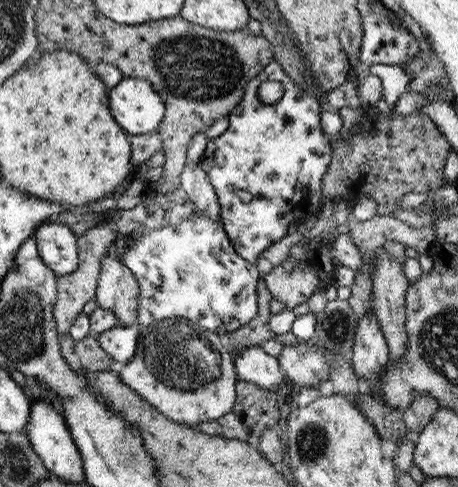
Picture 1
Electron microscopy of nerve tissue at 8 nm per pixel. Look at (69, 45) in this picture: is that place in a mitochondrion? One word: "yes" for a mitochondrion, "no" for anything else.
no

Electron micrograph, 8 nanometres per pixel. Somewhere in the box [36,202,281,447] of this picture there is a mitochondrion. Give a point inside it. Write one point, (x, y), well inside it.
(180, 357)

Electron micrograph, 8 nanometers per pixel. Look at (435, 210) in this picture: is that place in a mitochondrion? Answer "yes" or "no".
no

